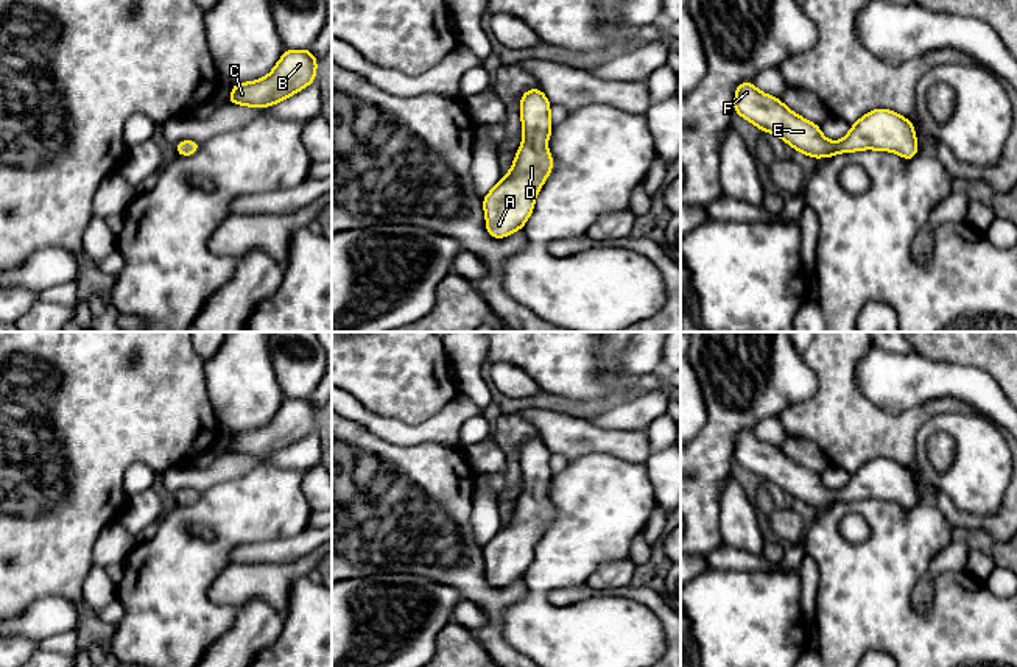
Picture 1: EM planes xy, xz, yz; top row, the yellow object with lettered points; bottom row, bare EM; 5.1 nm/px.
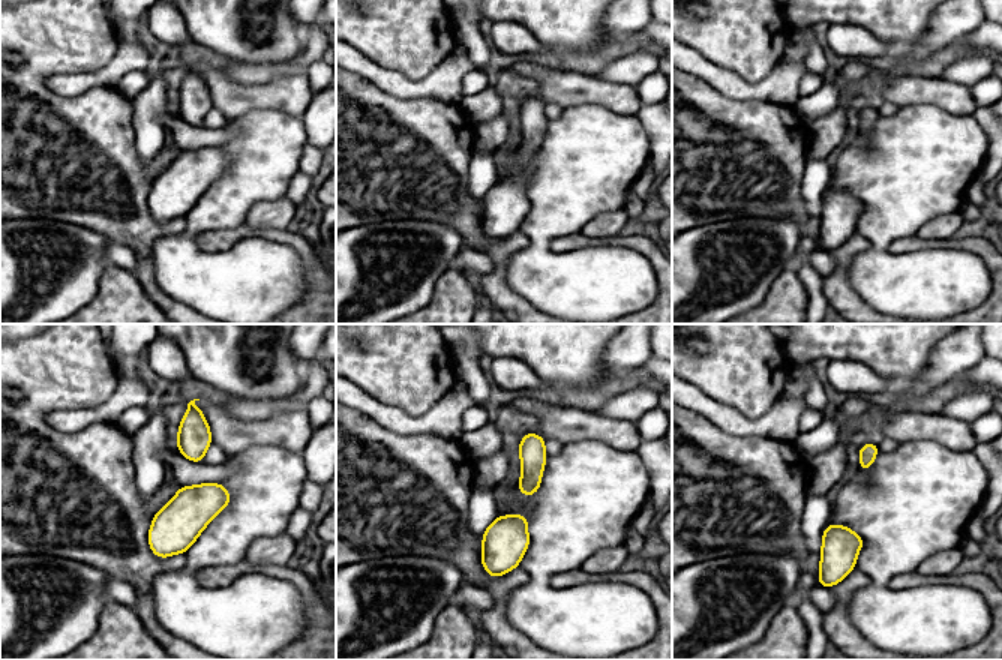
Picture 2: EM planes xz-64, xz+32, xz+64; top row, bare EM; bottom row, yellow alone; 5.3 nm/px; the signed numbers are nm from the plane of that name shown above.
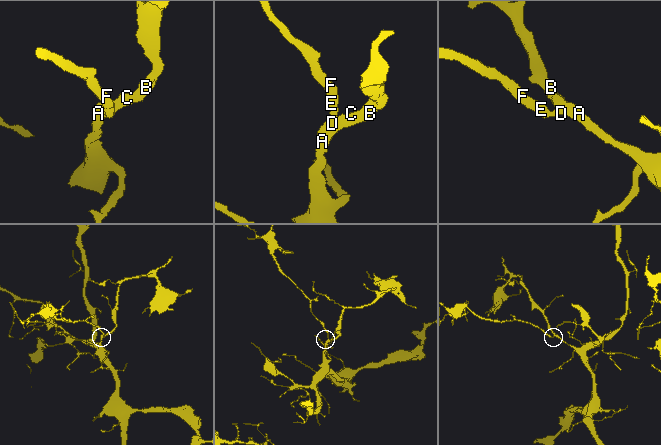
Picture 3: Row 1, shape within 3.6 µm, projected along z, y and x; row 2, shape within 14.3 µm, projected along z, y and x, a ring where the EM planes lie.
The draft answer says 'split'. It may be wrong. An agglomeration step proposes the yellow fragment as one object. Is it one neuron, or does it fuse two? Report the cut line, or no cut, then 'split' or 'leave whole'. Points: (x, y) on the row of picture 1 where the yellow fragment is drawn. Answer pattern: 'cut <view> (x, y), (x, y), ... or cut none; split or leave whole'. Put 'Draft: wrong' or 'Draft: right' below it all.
cut none; leave whole
Draft: wrong

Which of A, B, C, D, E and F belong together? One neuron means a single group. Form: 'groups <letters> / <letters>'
groups A B C D E F

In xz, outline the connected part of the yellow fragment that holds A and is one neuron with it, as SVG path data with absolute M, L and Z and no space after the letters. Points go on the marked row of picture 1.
M530 89L520 97L523 143L516 153L506 176L483 198L486 229L494 238L505 238L523 229L534 210L534 199L553 170L553 157L547 148L551 134L551 103L542 89Z

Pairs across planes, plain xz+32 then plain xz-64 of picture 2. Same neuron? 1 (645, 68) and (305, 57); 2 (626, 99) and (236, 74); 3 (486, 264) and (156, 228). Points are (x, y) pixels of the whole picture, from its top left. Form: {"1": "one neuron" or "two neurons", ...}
{"1": "one neuron", "2": "two neurons", "3": "two neurons"}

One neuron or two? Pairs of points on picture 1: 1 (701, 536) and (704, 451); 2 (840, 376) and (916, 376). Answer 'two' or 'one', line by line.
1: one
2: two

